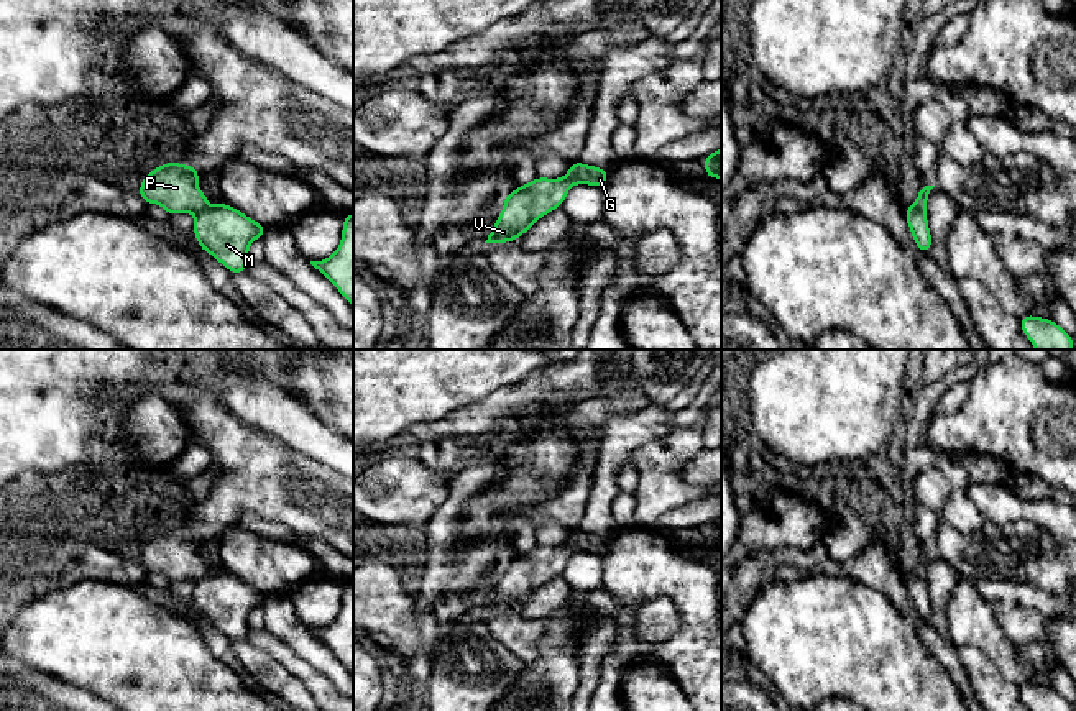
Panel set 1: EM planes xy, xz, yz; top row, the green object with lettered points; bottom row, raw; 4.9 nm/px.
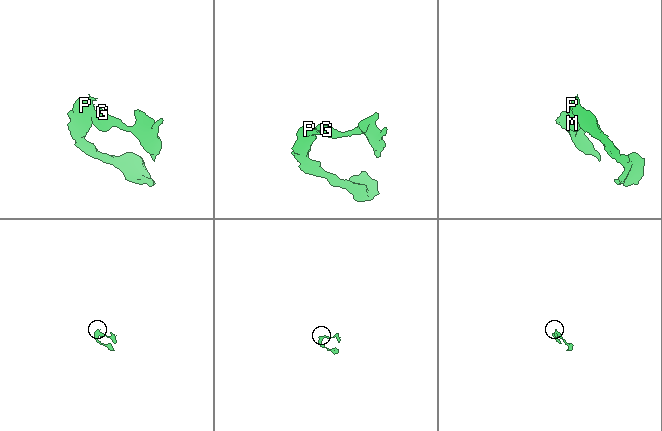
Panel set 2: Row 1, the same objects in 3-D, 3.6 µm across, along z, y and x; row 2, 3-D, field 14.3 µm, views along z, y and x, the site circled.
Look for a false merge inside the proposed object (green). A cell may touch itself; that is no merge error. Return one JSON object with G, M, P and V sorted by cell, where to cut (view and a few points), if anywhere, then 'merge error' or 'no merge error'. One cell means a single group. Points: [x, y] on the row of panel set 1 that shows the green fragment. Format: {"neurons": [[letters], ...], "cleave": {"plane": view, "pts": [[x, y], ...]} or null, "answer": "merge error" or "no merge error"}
{"neurons": [["G", "M"], ["P", "V"]], "cleave": {"plane": "yz", "pts": [[914, 204], [925, 214]]}, "answer": "merge error"}

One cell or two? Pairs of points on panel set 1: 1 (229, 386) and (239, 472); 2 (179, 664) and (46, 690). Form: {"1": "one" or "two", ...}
{"1": "two", "2": "two"}

